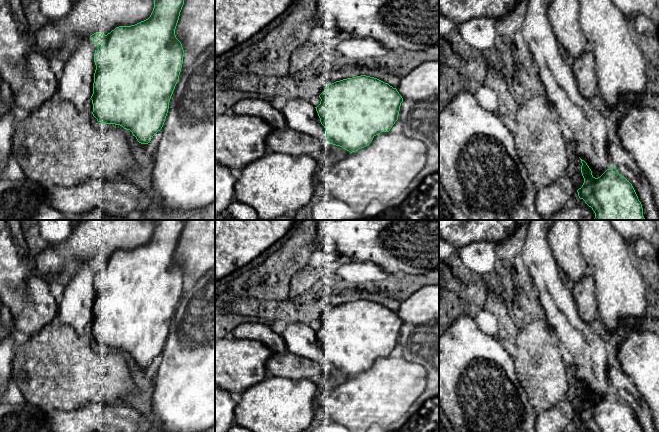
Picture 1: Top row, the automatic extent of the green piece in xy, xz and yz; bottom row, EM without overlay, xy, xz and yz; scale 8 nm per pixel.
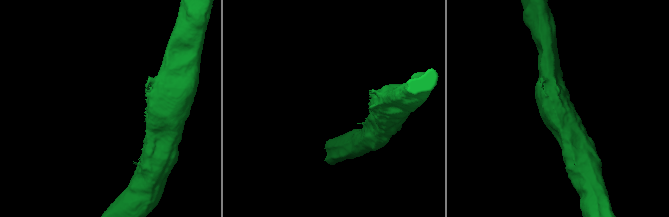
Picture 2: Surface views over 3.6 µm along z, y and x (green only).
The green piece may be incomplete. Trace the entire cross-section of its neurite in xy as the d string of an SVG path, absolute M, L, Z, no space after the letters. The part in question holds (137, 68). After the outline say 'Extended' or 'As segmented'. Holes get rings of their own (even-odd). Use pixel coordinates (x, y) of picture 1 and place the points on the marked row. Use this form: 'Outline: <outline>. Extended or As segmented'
Outline: M154 0L150 17L131 26L119 26L107 35L94 33L81 36L76 50L64 64L63 74L58 79L58 97L71 102L80 112L86 111L87 101L92 100L93 116L104 124L120 125L130 130L141 144L148 144L162 129L169 102L181 72L184 50L176 38L175 29L184 0Z. Extended

